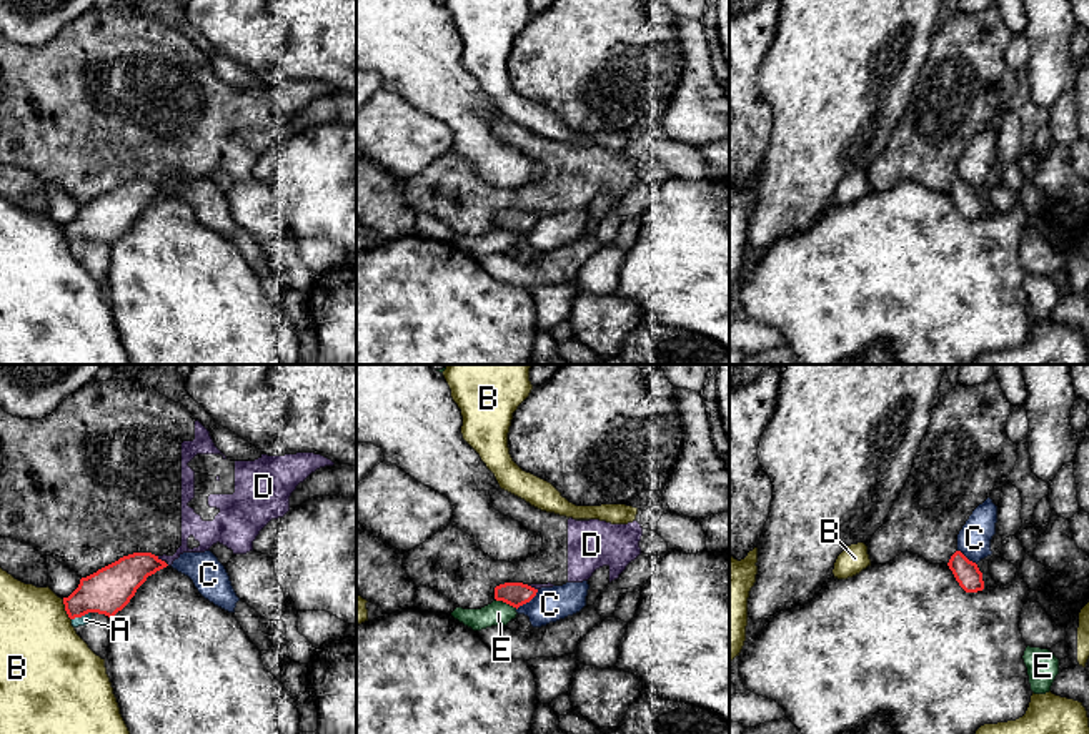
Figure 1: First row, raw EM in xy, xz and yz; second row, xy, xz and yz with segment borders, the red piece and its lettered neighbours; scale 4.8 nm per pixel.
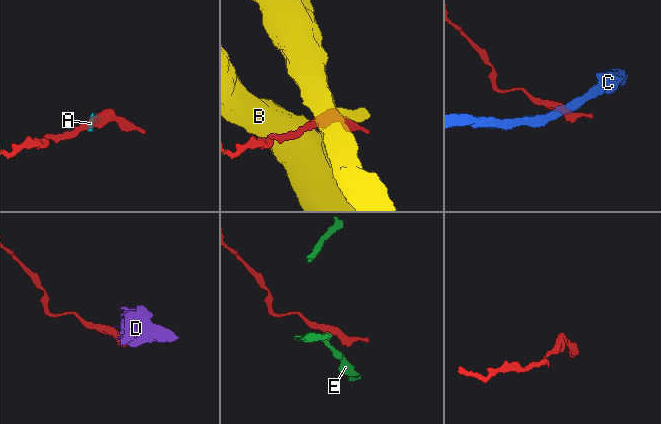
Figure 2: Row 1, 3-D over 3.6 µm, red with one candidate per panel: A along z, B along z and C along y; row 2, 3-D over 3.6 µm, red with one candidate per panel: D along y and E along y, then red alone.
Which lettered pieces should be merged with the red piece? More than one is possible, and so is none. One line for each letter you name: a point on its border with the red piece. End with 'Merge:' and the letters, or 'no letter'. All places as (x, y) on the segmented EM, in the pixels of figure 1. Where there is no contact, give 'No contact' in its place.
Merge: no letter

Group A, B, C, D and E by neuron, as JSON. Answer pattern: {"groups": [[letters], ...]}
{"groups": [["A"], ["B"], ["C"], ["D"], ["E"]]}

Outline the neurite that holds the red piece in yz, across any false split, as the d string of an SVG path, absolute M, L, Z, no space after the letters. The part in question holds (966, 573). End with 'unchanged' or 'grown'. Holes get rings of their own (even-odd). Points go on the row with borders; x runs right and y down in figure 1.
M956 551L951 556L947 566L966 593L977 593L984 589L982 573L977 564L969 561L961 551Z; unchanged

